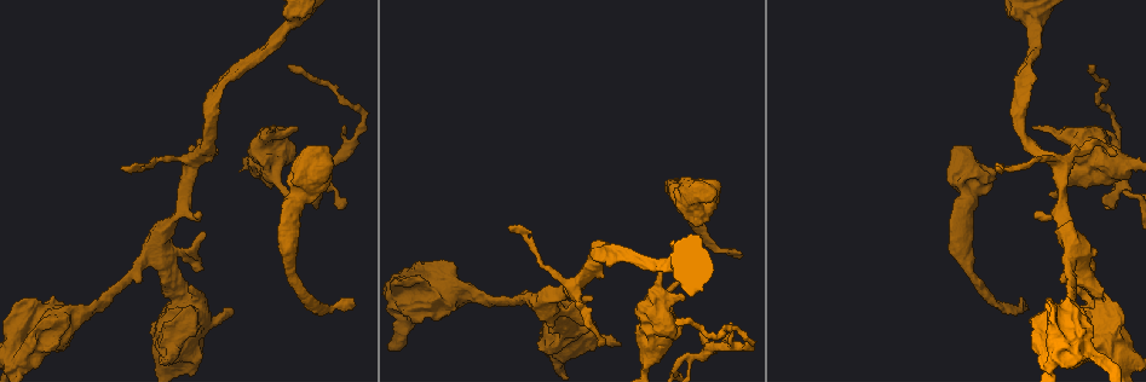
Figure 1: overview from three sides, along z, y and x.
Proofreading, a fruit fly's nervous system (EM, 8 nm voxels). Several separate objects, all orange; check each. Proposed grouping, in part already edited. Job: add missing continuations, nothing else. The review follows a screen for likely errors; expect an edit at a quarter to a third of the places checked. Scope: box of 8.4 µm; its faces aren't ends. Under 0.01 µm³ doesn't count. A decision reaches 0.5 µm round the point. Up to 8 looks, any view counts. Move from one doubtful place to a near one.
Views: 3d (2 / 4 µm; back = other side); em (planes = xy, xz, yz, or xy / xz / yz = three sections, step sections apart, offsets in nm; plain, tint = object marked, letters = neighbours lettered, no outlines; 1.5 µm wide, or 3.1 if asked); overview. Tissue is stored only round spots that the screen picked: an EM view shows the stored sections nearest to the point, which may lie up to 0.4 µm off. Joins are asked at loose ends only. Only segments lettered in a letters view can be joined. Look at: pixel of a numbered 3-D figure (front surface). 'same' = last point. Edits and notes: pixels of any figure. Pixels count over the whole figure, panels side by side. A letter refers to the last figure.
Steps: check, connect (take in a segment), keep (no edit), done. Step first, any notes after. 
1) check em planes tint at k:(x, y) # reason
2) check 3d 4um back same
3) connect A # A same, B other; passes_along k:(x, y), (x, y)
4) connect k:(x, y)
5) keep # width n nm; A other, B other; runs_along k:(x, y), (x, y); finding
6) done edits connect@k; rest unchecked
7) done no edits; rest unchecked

check em planes tint at 1:(588, 299) # tapers out

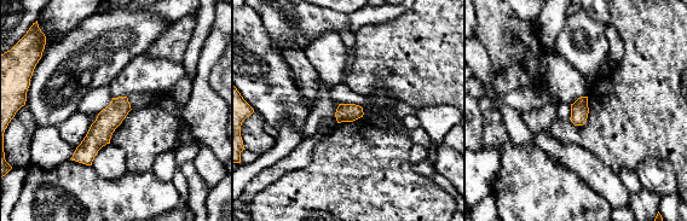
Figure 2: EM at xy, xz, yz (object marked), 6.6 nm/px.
check em planes letters same # what lies round it

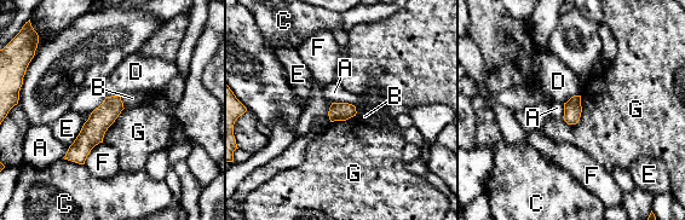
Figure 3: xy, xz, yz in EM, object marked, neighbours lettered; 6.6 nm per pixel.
keep # longest_contact G 220 nm; A other, B other, C other, D other, E other, F other, G other; runs_along 3:(116, 98), (92, 133), (68, 156); none of them fits

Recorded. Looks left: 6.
check em planes tint at 1:(232, 313) # branch stops here

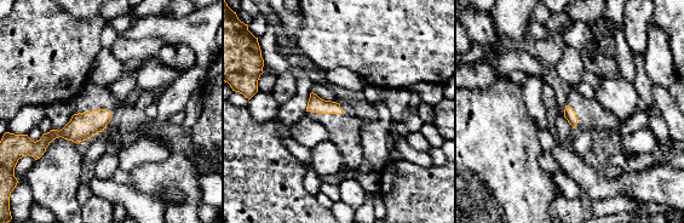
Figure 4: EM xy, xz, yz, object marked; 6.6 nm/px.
check em planes letters same

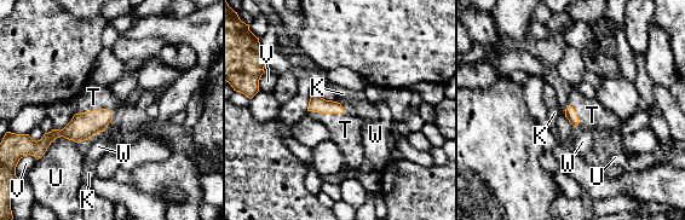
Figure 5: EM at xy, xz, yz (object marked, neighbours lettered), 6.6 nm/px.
connect T # K other, T same, U other, V other, W other; passes_along 5:(84, 126), (95, 110), (93, 97); the cell continues

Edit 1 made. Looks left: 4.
check em planes plain at 1:(1064, 127) # free end

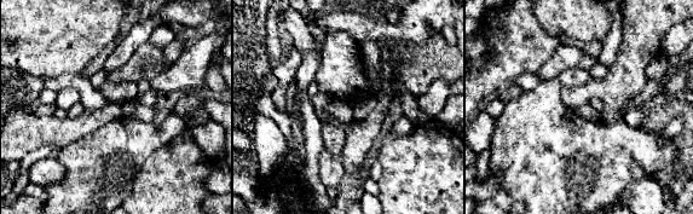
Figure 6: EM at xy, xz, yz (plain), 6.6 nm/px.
check em planes letters same # see the neighbours

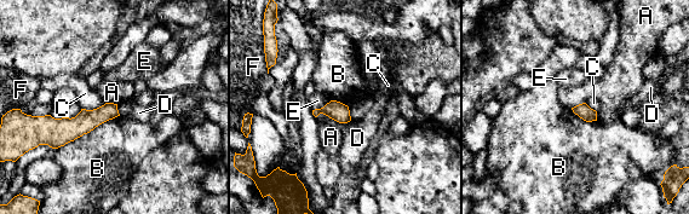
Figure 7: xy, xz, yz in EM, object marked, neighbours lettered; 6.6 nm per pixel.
keep # A other, B other, C other, D other, E other, F other; none of them fits

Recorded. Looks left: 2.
done edits connect@5; rest unchecked

